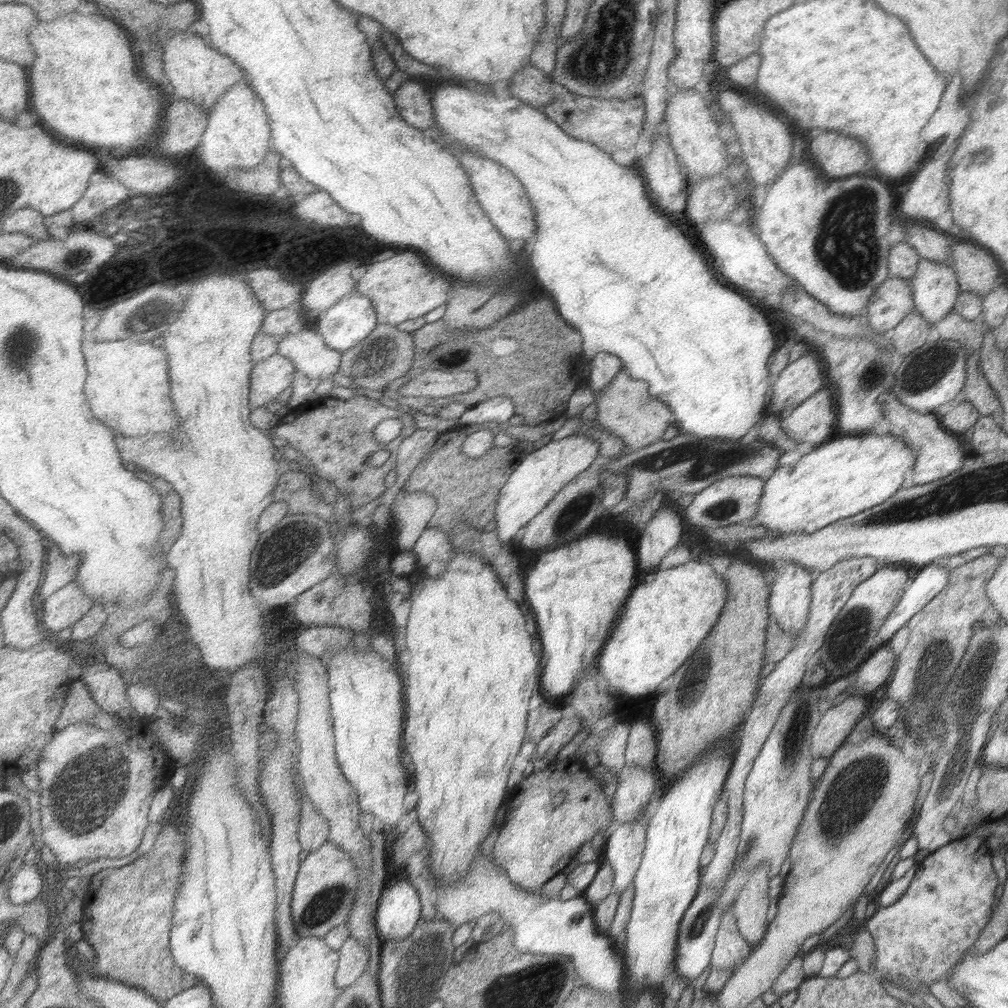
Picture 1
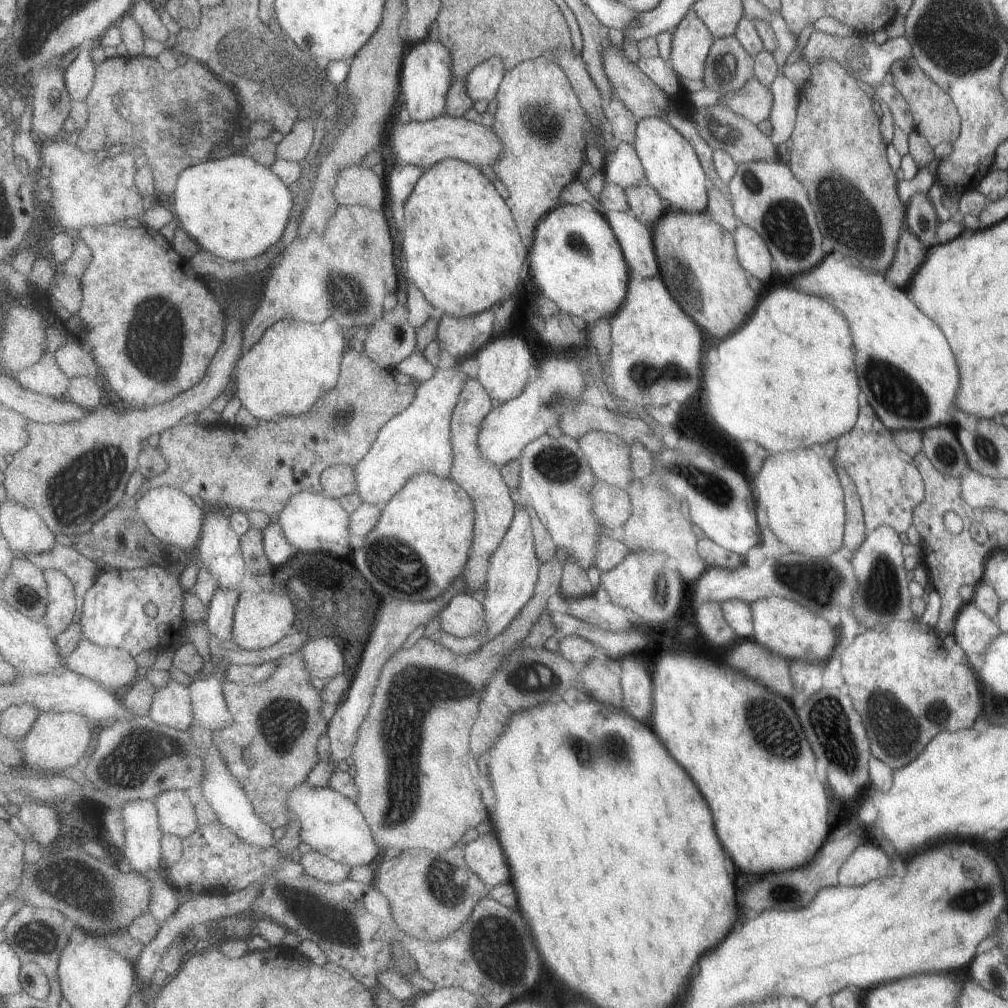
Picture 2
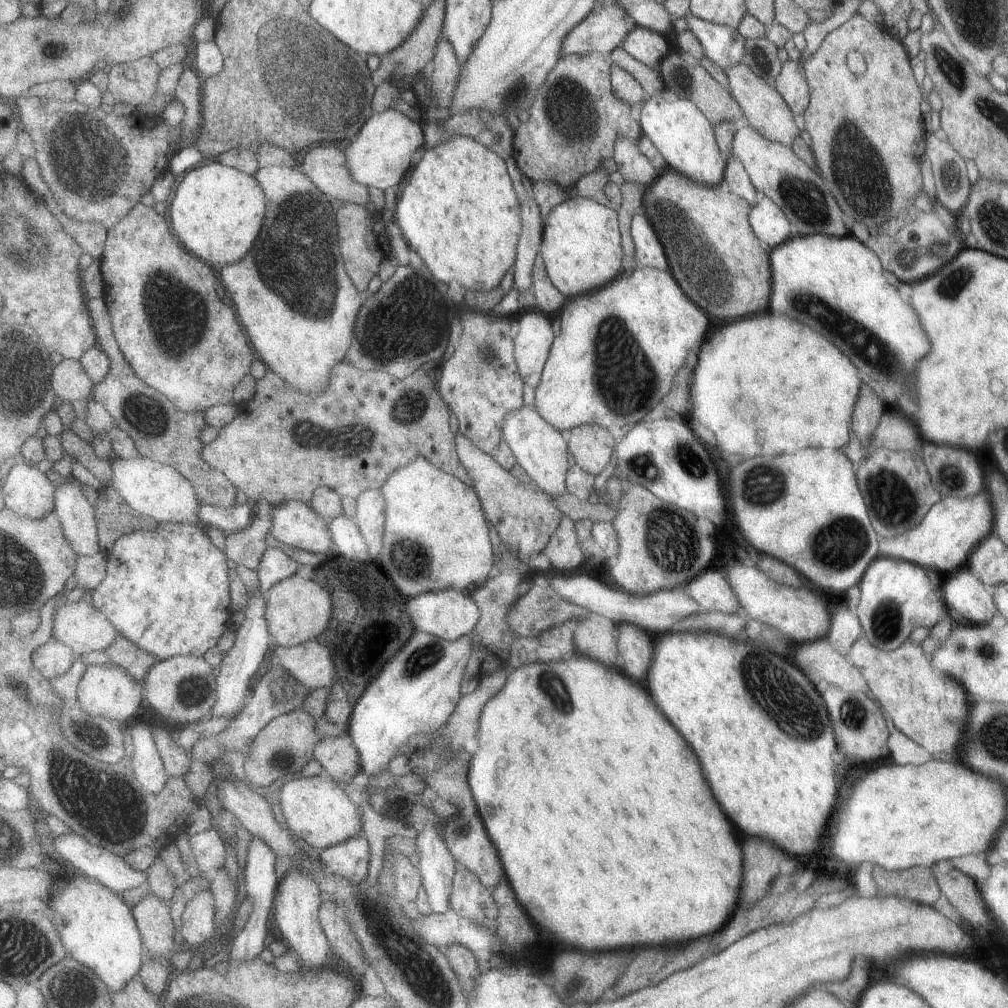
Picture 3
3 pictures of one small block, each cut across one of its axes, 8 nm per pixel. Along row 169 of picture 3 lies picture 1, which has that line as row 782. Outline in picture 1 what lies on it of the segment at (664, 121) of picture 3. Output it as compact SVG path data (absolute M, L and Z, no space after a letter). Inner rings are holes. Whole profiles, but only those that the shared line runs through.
M733 738L727 742L715 742L687 772L665 786L655 814L649 818L647 844L641 870L635 878L637 898L631 922L627 926L627 946L625 958L629 964L629 990L659 988L665 978L665 966L671 966L677 954L677 934L685 912L689 912L689 902L695 900L695 890L699 882L699 854L709 842L709 830L713 820L713 808L725 790L725 780L733 764Z

